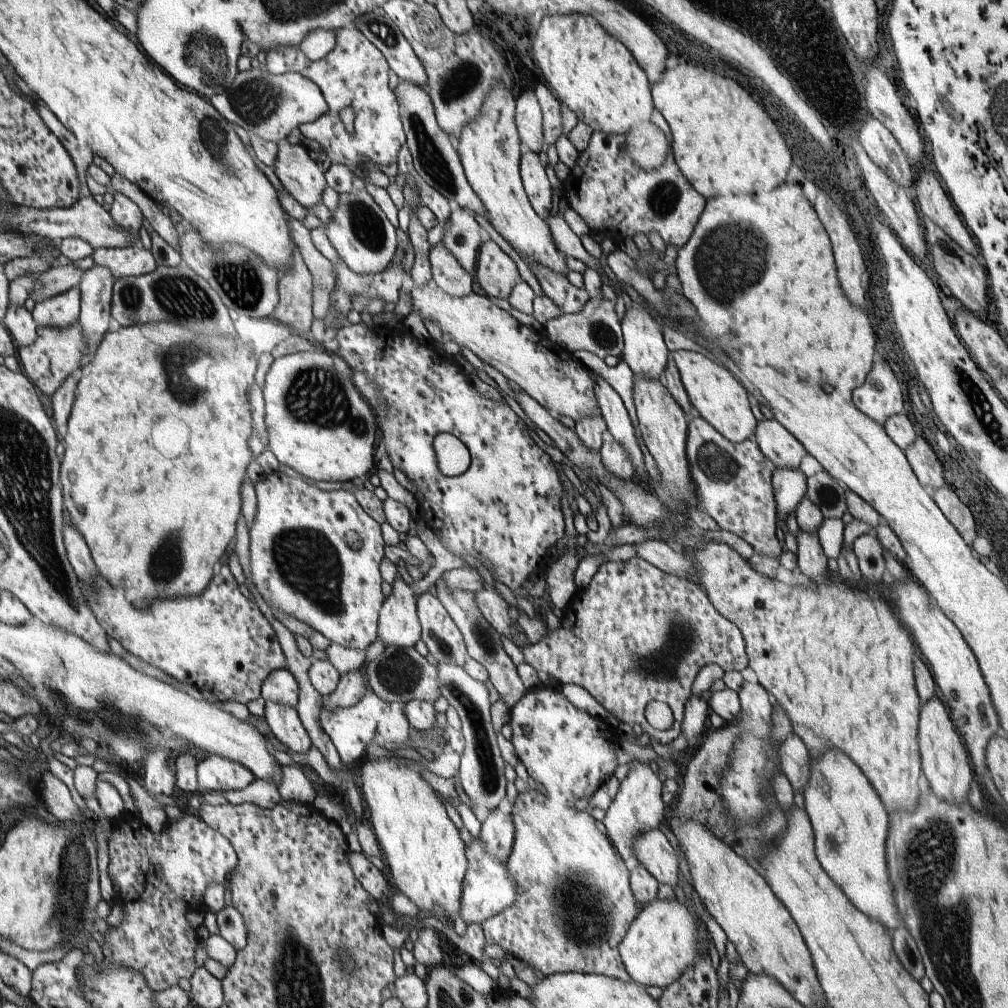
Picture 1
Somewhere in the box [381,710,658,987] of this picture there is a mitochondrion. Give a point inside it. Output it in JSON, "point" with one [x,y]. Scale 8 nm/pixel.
{"point":[579,907]}

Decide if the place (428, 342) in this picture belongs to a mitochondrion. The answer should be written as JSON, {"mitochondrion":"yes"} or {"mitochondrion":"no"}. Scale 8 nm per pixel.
{"mitochondrion":"no"}

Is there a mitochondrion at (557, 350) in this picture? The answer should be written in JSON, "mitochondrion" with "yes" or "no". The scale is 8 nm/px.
{"mitochondrion":"no"}

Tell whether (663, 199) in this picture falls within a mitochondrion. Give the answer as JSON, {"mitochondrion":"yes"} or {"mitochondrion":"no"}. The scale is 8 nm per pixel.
{"mitochondrion":"yes"}

